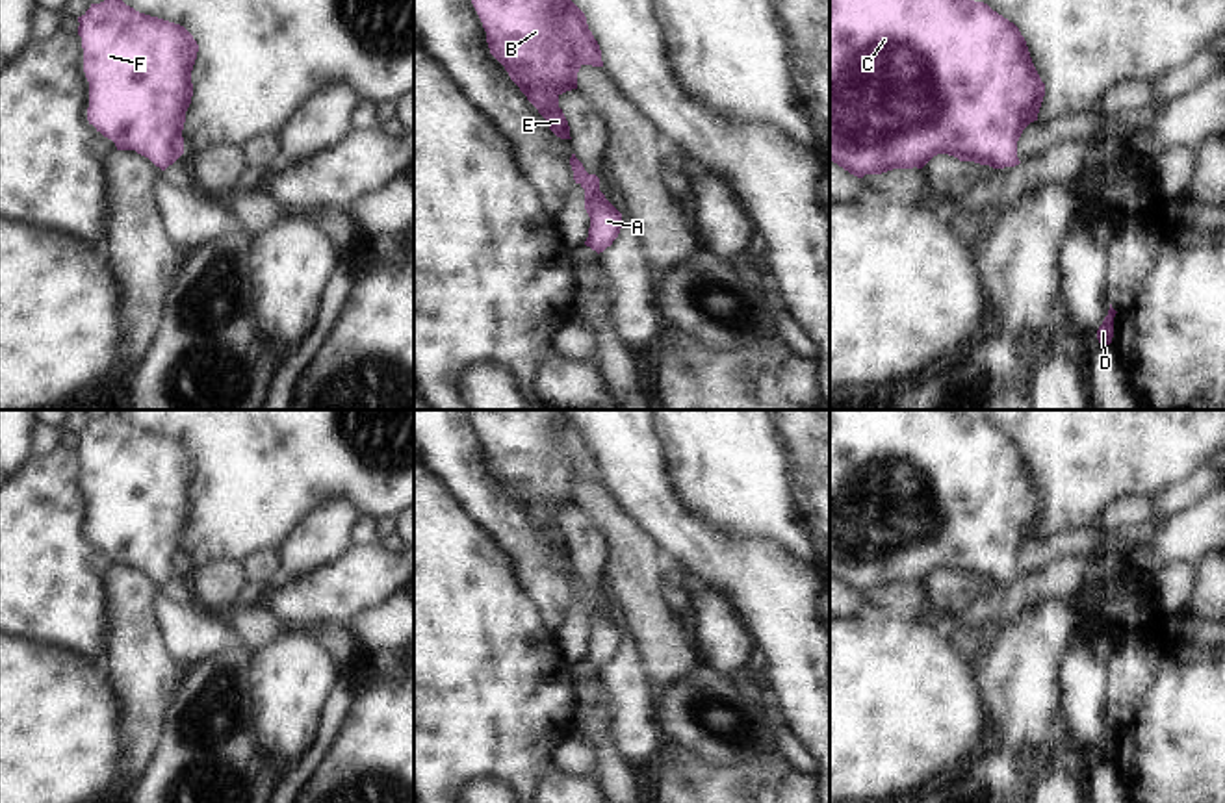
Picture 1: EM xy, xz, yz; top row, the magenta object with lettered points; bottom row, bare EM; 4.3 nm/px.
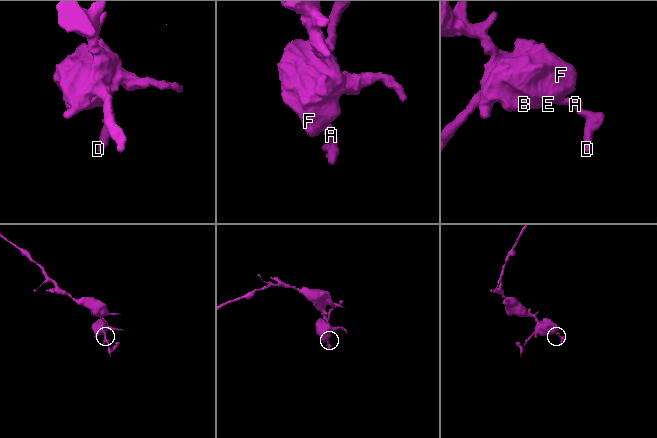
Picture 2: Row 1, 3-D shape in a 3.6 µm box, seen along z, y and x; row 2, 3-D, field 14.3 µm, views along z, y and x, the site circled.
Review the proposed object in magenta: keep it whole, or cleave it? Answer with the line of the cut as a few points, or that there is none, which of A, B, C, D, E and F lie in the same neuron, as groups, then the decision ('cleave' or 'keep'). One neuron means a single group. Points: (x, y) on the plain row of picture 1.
cut none; groups A B C D E F; keep

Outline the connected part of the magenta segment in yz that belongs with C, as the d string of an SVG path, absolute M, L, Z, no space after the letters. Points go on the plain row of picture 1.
M830 410L830 575L858 593L922 584L937 569L1015 582L1017 556L1038 536L1043 512L1019 443L984 417L958 410Z

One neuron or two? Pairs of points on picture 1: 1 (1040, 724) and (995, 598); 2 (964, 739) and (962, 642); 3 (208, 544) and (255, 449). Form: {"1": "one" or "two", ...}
{"1": "one", "2": "two", "3": "one"}

